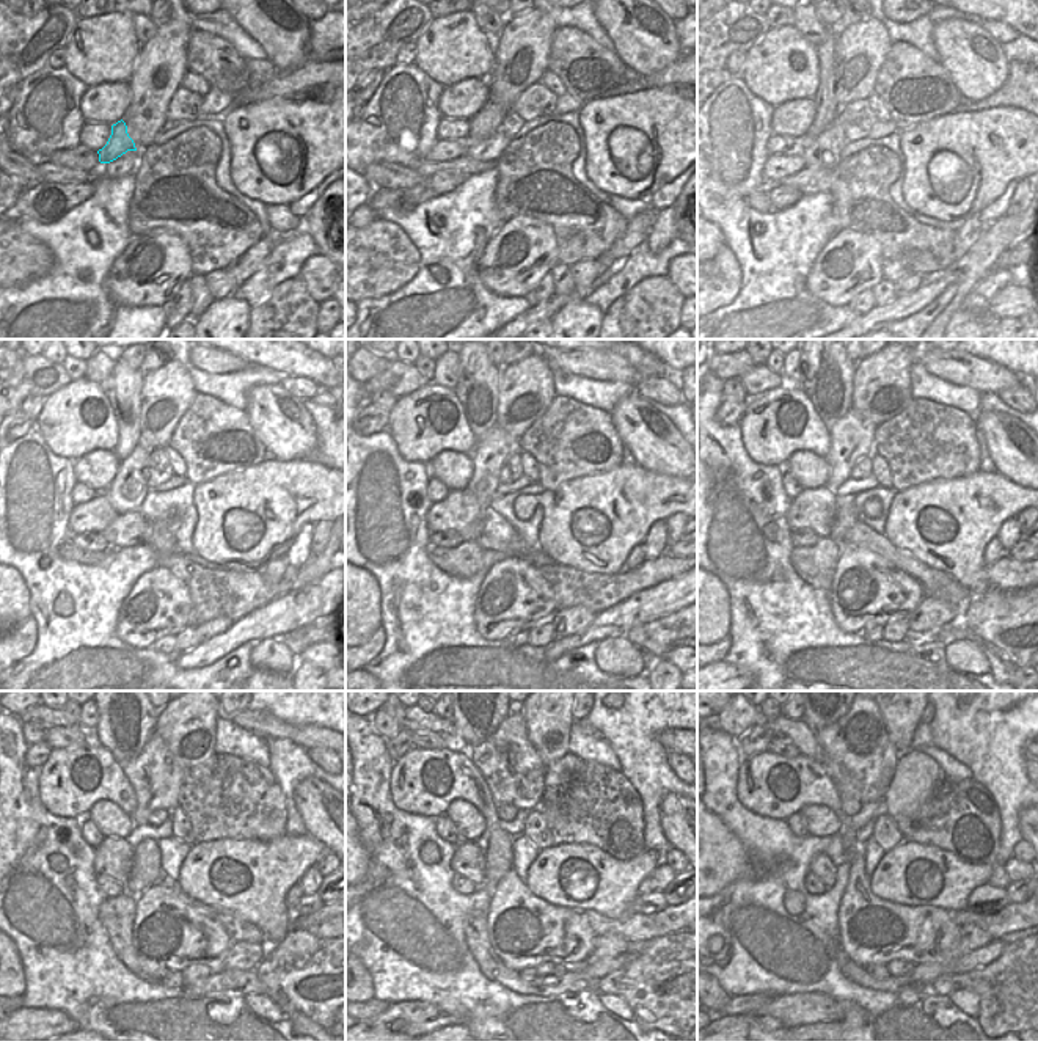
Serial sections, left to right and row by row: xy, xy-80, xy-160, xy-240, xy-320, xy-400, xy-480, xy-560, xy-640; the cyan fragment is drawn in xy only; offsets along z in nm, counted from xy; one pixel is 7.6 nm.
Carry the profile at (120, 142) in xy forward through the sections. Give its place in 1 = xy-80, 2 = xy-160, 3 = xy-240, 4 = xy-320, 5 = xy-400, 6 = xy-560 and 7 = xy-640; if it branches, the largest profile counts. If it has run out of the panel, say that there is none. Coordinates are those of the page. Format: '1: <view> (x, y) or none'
1: xy-80 (484, 123)
2: xy-160 (826, 107)
3: xy-240 (124, 394)
4: xy-320 (476, 388)
5: xy-400 (826, 371)
6: xy-560 (473, 723)
7: xy-640 (815, 723)

